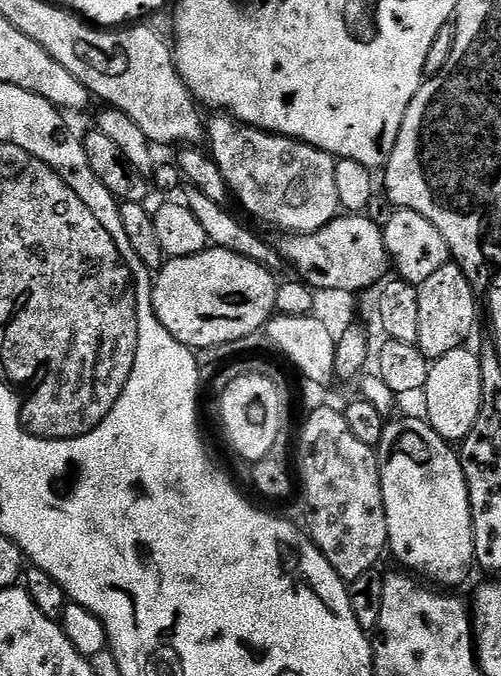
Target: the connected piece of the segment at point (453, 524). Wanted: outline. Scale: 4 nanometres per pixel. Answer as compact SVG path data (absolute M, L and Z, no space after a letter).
M423 423L410 425L397 438L382 468L388 544L409 573L429 576L433 585L460 590L456 588L462 587L477 567L468 482L457 449L440 437L431 423Z

